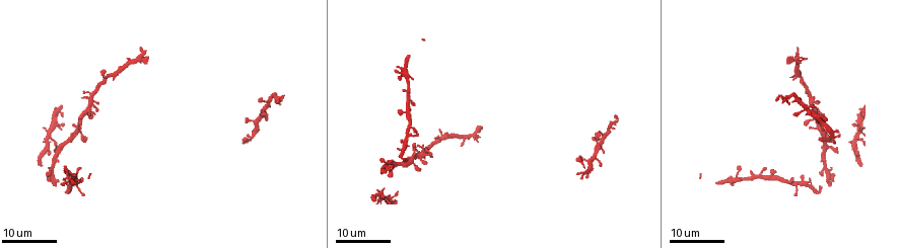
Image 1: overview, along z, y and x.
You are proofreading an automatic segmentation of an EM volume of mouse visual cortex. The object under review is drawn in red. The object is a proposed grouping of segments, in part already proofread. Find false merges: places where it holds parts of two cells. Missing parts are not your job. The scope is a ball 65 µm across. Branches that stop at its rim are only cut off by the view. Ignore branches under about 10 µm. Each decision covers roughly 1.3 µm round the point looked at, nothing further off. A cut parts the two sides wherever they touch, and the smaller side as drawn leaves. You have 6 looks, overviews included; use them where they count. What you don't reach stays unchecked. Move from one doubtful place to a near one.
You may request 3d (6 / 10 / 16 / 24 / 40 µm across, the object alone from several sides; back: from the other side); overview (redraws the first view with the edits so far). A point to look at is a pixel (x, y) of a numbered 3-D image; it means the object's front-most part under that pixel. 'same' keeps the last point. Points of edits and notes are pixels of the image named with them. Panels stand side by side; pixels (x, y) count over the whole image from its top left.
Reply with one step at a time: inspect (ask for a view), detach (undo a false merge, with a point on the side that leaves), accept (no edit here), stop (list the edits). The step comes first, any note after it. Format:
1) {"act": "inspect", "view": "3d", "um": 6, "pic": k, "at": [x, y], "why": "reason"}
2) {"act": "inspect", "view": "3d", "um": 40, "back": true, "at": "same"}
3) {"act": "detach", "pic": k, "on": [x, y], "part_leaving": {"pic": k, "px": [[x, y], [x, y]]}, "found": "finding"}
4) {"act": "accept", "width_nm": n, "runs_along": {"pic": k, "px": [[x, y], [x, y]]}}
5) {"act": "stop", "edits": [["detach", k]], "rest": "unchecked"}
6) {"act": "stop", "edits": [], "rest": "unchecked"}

{"act": "inspect", "view": "3d", "um": 16, "pic": 1, "at": [481, 127], "why": "sudden change in width"}

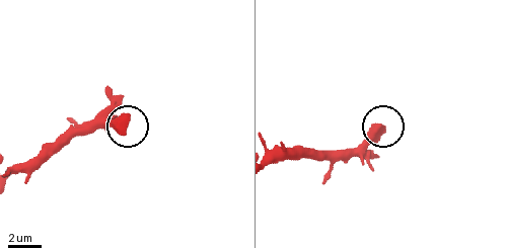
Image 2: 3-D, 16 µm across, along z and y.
{"act": "inspect", "view": "3d", "um": 6, "pic": 2, "at": [124, 132], "why": "closer look"}

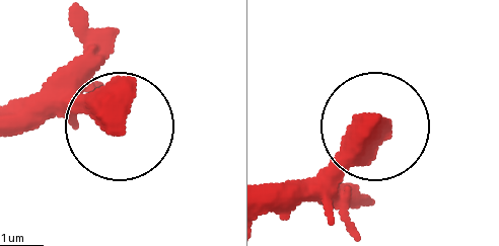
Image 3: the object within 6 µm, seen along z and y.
{"act": "accept", "found": "all the same cell"}

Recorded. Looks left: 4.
{"act": "inspect", "view": "3d", "um": 16, "pic": 1, "at": [93, 93], "why": "arms part here"}

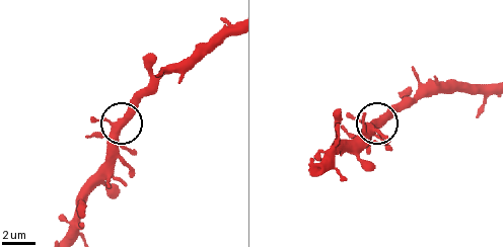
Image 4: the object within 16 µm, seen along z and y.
{"act": "inspect", "view": "3d", "um": 6, "pic": 4, "at": [379, 123], "why": "zoom in"}

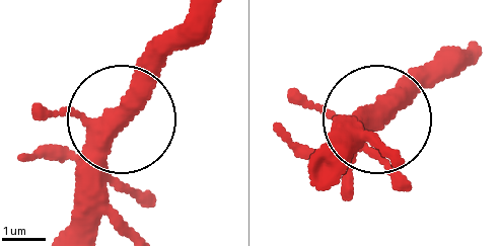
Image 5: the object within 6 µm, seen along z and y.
{"act": "accept", "runs_along": {"pic": 5, "px": [[379, 120], [452, 48]]}, "found": "continuous, no second cell"}

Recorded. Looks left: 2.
{"act": "inspect", "view": "3d", "um": 16, "pic": 1, "at": [828, 148], "why": "a fork"}

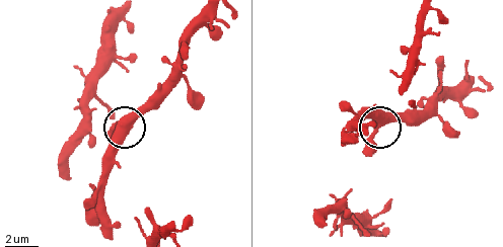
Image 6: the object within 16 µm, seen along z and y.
{"act": "inspect", "view": "3d", "um": 6, "at": "same", "why": "closer look"}

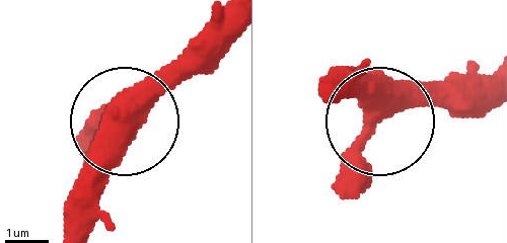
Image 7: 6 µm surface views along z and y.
{"act": "accept", "width_nm": 430, "runs_along": {"pic": 7, "px": [[481, 70], [415, 84], [382, 113], [361, 157], [361, 196]]}, "found": "continuous, no second cell"}

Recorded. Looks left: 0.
{"act": "stop", "edits": [], "rest": "unchecked"}

